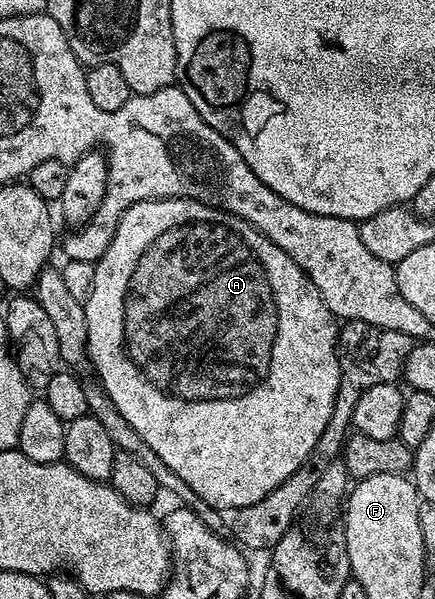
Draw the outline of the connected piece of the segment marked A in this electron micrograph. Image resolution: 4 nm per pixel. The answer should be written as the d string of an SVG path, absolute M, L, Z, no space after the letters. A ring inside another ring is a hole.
M159 198L134 204L122 216L122 220L110 240L110 248L106 248L106 252L100 257L99 262L95 263L95 267L92 291L88 293L87 298L83 299L86 312L88 362L96 369L96 374L100 377L97 378L99 385L104 387L110 400L114 400L114 408L118 408L118 412L122 412L122 416L126 416L130 428L134 428L134 432L138 432L138 436L142 436L142 440L146 440L146 444L156 453L158 460L162 460L162 464L166 464L166 468L170 468L170 472L174 472L174 476L181 478L185 487L189 491L192 489L191 493L195 497L201 498L207 506L212 506L221 512L235 512L241 510L246 504L254 504L258 500L262 500L262 496L274 492L274 488L278 488L278 484L282 484L282 480L286 480L286 476L298 472L298 464L302 464L302 460L306 460L306 456L310 456L310 448L314 448L314 444L318 444L318 436L322 436L322 432L330 420L330 412L334 412L334 400L340 383L338 322L326 308L318 288L314 288L314 284L308 279L306 272L302 272L302 268L298 268L298 264L294 264L294 260L290 256L286 256L286 252L282 252L282 248L278 248L278 244L274 244L266 236L262 236L262 232L255 230L246 220L233 214L227 214L225 210L216 210L212 206L189 198Z

